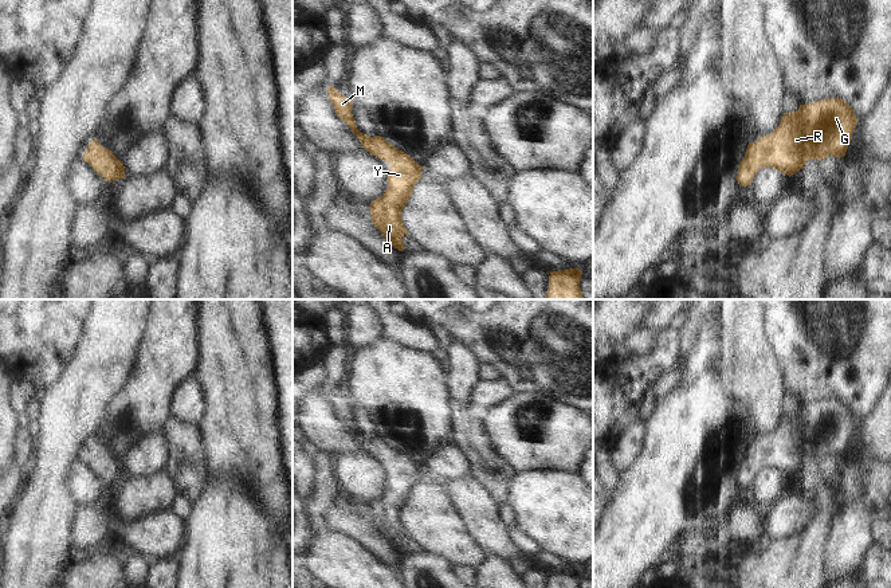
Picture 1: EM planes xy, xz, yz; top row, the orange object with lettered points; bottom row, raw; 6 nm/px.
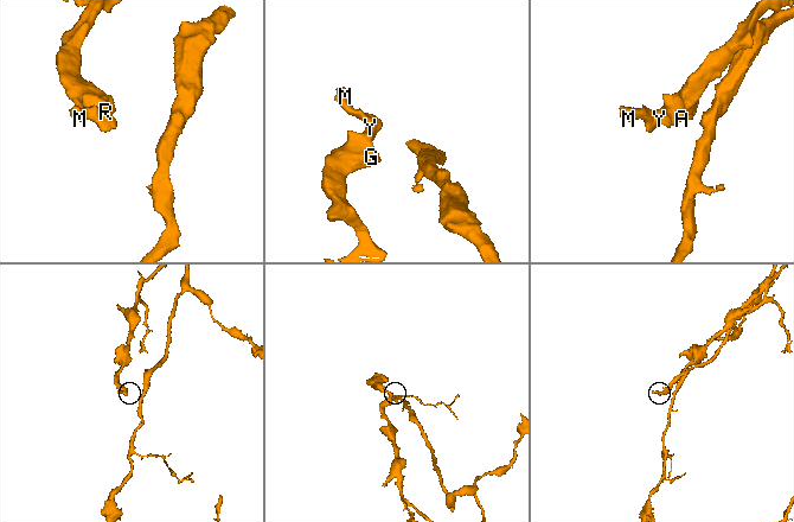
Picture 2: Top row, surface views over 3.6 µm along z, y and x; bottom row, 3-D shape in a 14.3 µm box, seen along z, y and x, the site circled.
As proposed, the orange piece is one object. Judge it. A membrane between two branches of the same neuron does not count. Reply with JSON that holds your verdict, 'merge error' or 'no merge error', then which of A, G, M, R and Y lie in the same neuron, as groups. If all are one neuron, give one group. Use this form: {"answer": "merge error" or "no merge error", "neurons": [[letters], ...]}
{"answer": "no merge error", "neurons": [["A", "G", "M", "R", "Y"]]}

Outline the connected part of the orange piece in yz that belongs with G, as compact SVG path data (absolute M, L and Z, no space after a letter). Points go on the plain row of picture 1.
M828 399L800 405L797 412L784 413L773 434L749 443L746 455L738 467L737 482L749 487L761 469L777 470L789 478L804 469L809 460L824 460L828 456L844 458L852 440L857 419L851 407L841 399Z

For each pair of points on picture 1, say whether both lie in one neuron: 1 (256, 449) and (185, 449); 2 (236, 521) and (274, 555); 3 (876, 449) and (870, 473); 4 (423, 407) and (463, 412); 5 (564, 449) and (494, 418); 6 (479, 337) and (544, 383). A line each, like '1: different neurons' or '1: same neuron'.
1: different neurons
2: same neuron
3: different neurons
4: different neurons
5: same neuron
6: same neuron

